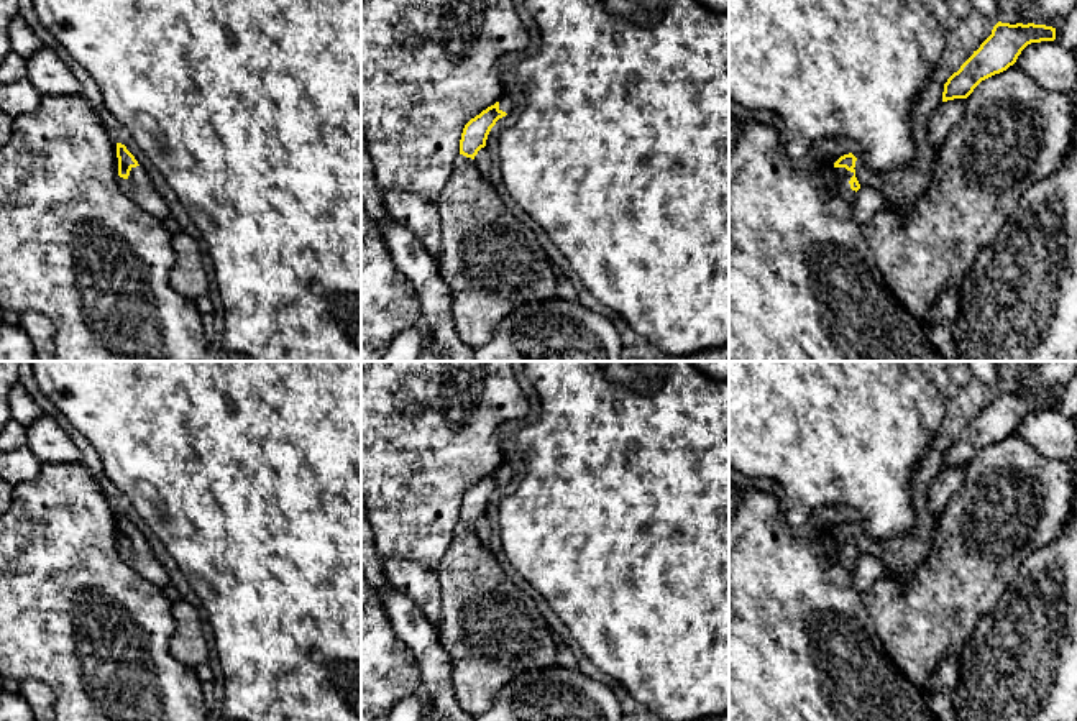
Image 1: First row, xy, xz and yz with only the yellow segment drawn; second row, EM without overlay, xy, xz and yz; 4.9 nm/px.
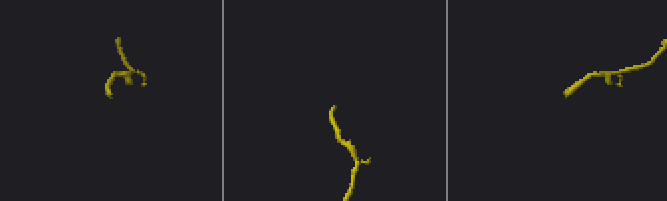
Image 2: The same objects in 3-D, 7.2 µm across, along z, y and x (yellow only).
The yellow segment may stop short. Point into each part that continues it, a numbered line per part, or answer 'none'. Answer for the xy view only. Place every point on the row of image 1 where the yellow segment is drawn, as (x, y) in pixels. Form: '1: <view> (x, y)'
1: xy (140, 189)

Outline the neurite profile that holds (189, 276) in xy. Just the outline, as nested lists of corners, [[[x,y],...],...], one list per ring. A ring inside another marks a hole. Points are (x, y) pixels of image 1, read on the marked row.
[[[181,232],[172,237],[172,248],[176,253],[169,274],[172,289],[190,299],[207,296],[212,278],[197,241],[186,232]]]

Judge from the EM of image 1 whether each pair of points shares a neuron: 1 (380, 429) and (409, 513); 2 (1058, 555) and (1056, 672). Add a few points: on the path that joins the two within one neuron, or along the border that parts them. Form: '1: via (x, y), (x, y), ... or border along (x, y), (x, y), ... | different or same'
1: via (393, 450), (399, 457), (399, 485), (406, 491) | same
2: via (1058, 585), (1056, 642) | same

